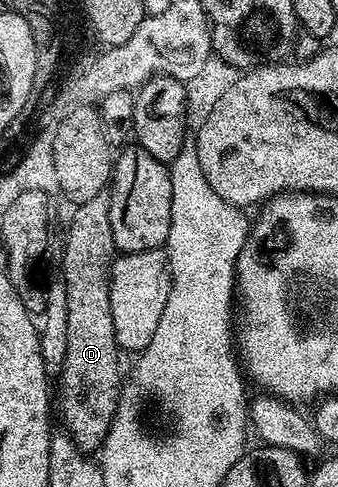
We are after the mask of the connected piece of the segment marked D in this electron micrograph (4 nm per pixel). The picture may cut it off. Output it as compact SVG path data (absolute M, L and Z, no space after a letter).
M108 193L91 196L91 200L80 203L73 214L73 223L65 234L65 247L61 250L61 274L67 300L67 356L59 371L61 395L56 395L55 406L61 409L64 429L80 450L93 452L104 442L111 428L121 394L121 370L117 367L119 347L115 340L115 324L111 320L111 292L109 276L115 257L111 236L111 216Z

